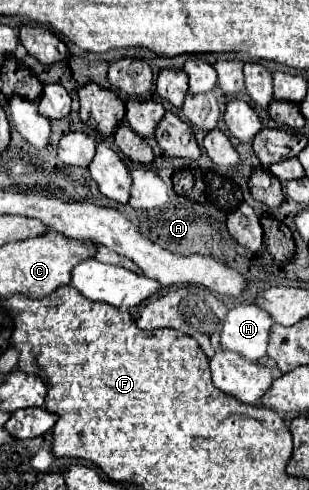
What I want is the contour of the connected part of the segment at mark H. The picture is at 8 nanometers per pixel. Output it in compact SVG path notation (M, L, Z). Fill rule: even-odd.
M237 305L225 317L221 349L237 351L249 361L259 361L267 353L273 317L257 305Z

